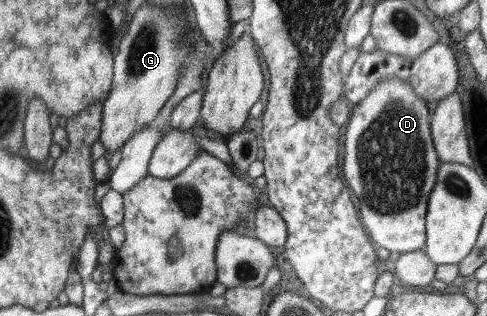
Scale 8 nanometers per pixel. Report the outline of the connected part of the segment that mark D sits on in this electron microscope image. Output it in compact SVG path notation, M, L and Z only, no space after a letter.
M389 76L389 79L379 81L375 88L371 89L371 93L367 95L367 98L360 100L359 104L355 104L353 112L350 113L349 121L344 125L347 130L345 131L345 164L343 164L344 178L347 178L345 182L351 186L351 190L355 190L354 194L359 199L359 214L361 214L362 225L376 247L381 246L390 252L400 252L400 254L403 254L424 249L426 246L427 198L429 198L429 194L431 194L431 190L435 186L437 168L439 168L441 163L431 138L430 118L427 102L415 95L411 84L395 79L395 76Z

